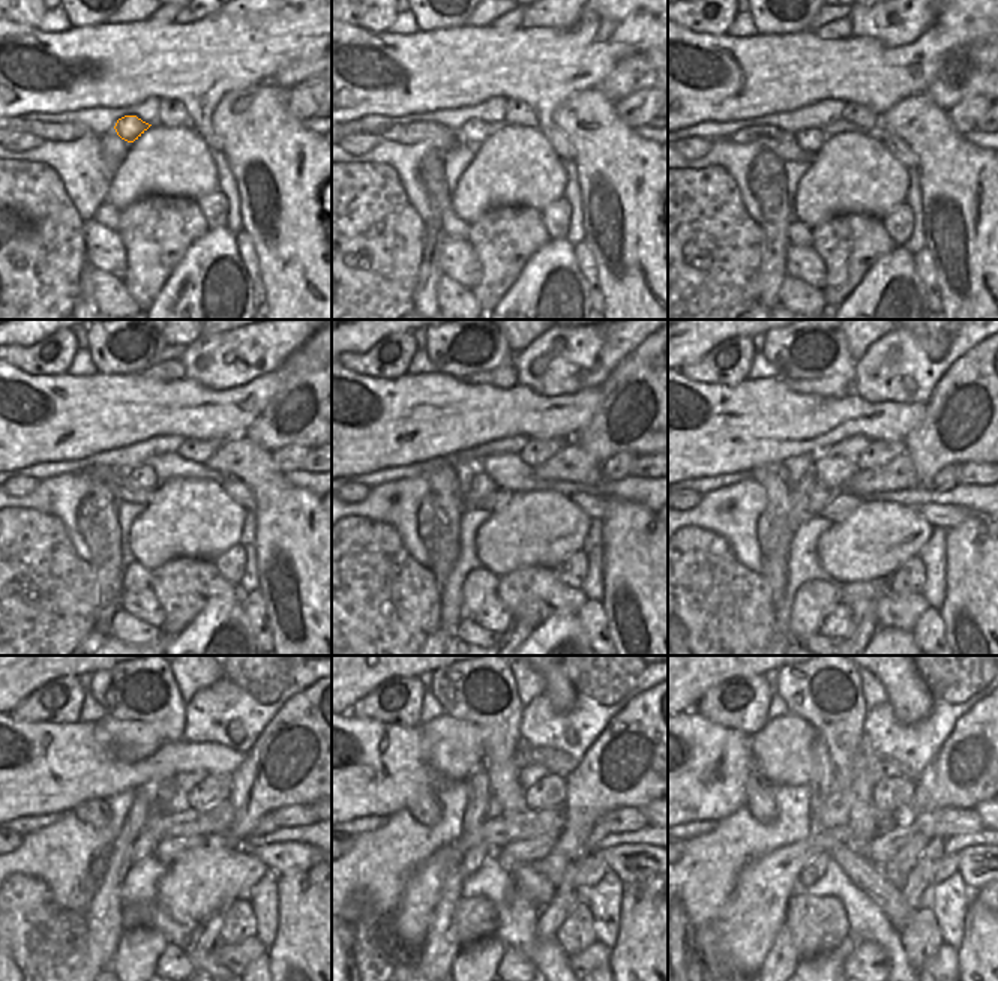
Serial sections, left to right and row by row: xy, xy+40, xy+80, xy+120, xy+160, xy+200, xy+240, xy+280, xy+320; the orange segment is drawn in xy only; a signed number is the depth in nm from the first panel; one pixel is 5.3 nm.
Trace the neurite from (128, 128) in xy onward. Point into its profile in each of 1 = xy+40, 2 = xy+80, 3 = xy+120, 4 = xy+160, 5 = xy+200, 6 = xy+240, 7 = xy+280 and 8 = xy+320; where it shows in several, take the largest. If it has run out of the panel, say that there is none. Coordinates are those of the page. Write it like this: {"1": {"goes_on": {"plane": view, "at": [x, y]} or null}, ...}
{"1": {"goes_on": {"plane": "xy+40", "at": [473, 132]}}, "2": {"goes_on": {"plane": "xy+80", "at": [811, 140]}}, "3": {"goes_on": {"plane": "xy+120", "at": [141, 477]}}, "4": {"goes_on": {"plane": "xy+160", "at": [476, 483]}}, "5": {"goes_on": {"plane": "xy+200", "at": [821, 495]}}, "6": {"goes_on": {"plane": "xy+240", "at": [144, 843]}}, "7": {"goes_on": {"plane": "xy+280", "at": [473, 858]}}, "8": {"goes_on": {"plane": "xy+320", "at": [817, 869]}}}

